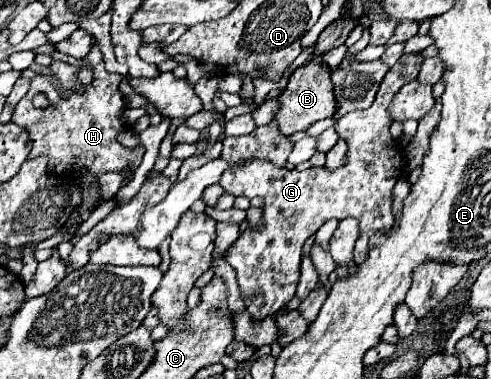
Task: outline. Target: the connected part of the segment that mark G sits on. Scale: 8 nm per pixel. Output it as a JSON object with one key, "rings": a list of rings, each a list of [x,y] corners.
{"rings":[[[403,54],[397,64],[385,74],[379,92],[375,97],[375,102],[367,108],[367,110],[359,110],[359,112],[351,112],[345,118],[341,118],[341,122],[337,122],[337,132],[341,138],[347,140],[349,150],[345,154],[345,164],[341,168],[309,168],[309,170],[287,170],[287,168],[277,168],[273,166],[269,160],[249,160],[245,164],[227,168],[221,176],[221,186],[223,190],[231,192],[233,196],[259,196],[263,198],[263,222],[257,228],[247,228],[245,232],[239,234],[237,242],[233,242],[227,248],[227,262],[235,268],[237,272],[237,284],[241,290],[241,298],[247,304],[247,312],[255,318],[267,318],[271,314],[275,314],[283,304],[287,304],[293,296],[295,296],[295,288],[297,288],[297,280],[299,280],[299,264],[301,264],[301,248],[305,244],[305,240],[309,236],[313,236],[321,224],[325,224],[329,218],[337,218],[343,220],[347,216],[353,216],[359,222],[359,240],[357,240],[357,254],[355,254],[355,264],[365,262],[365,256],[369,252],[369,240],[375,232],[379,230],[389,230],[395,222],[393,214],[391,214],[391,190],[395,186],[395,182],[401,176],[401,168],[403,168],[403,156],[399,152],[399,148],[395,148],[395,140],[389,134],[389,114],[387,114],[387,106],[389,100],[393,98],[393,92],[397,92],[397,88],[401,88],[403,84],[407,84],[409,80],[417,78],[417,68],[421,68],[421,56],[419,54]]]}

